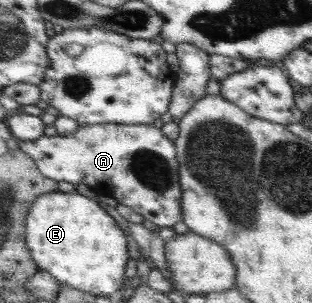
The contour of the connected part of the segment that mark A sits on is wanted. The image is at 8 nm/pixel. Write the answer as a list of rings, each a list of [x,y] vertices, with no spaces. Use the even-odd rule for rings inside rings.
[[[120,123],[88,125],[69,135],[42,137],[37,141],[19,141],[20,149],[36,159],[44,175],[56,182],[85,184],[91,188],[104,190],[116,203],[128,205],[137,213],[154,222],[160,228],[176,227],[184,222],[183,198],[185,195],[181,180],[181,164],[176,140],[165,135],[160,127],[153,124],[130,125]]]

